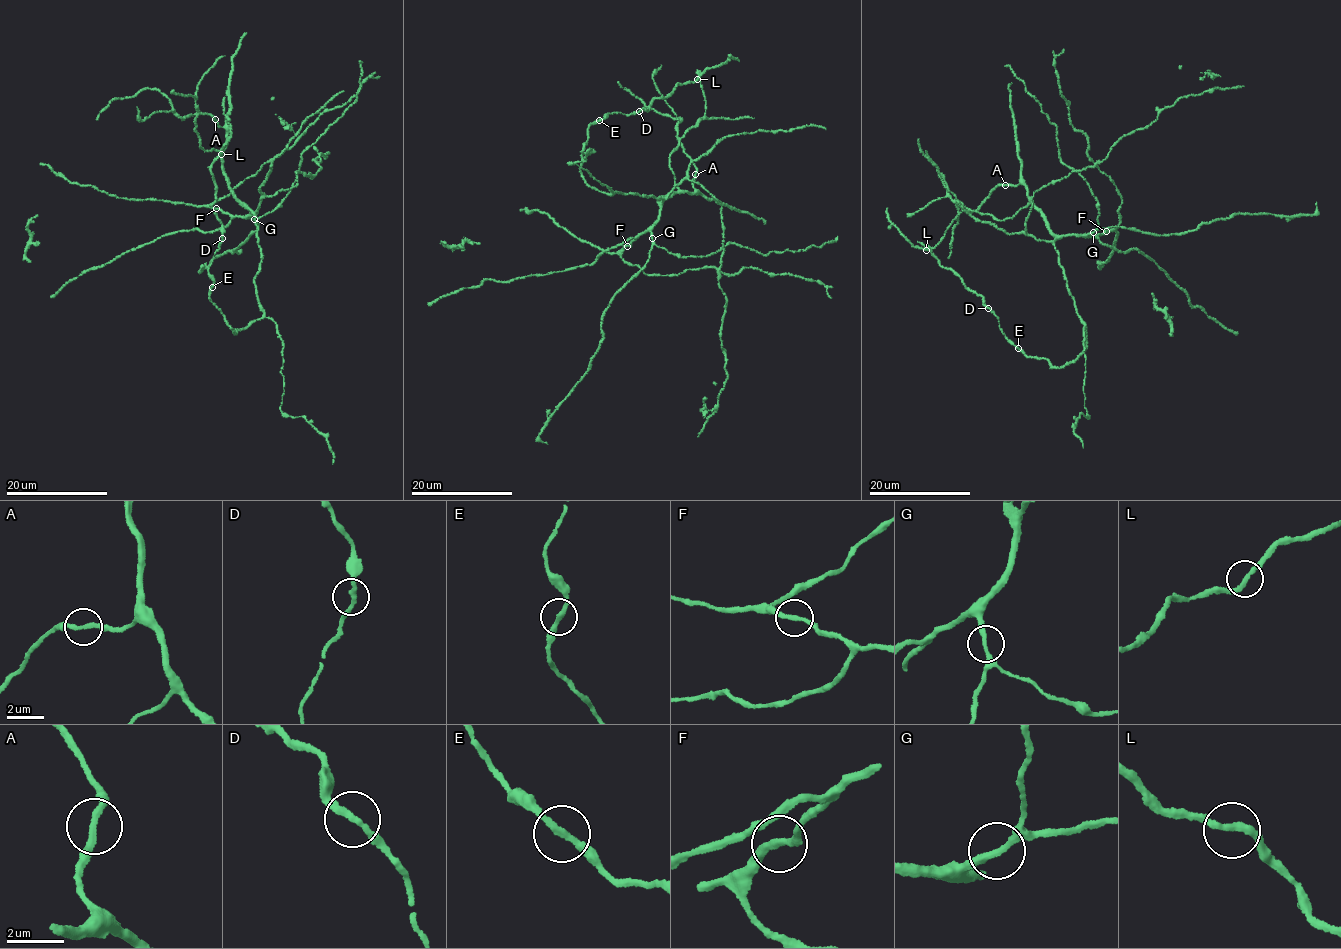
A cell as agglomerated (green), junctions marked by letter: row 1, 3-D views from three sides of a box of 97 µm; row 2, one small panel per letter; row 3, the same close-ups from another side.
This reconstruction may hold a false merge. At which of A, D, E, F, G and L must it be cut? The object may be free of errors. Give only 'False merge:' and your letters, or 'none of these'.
False merge: none of these

